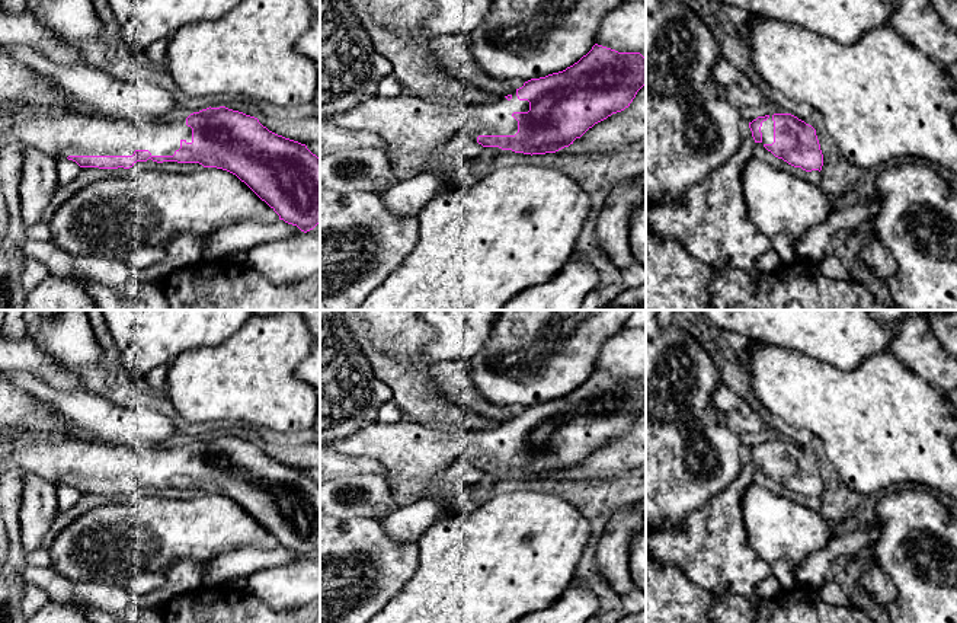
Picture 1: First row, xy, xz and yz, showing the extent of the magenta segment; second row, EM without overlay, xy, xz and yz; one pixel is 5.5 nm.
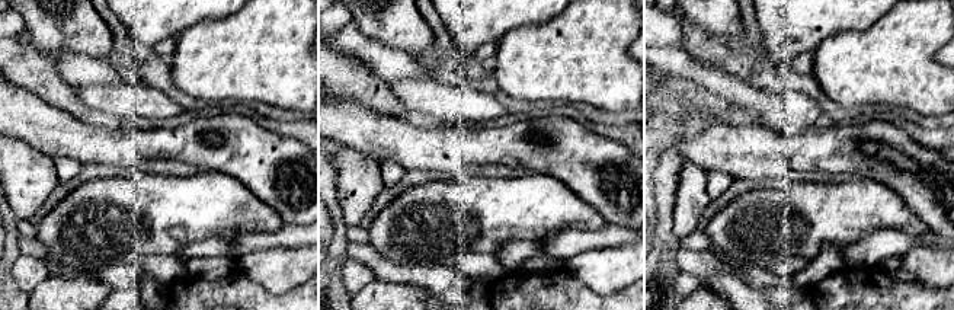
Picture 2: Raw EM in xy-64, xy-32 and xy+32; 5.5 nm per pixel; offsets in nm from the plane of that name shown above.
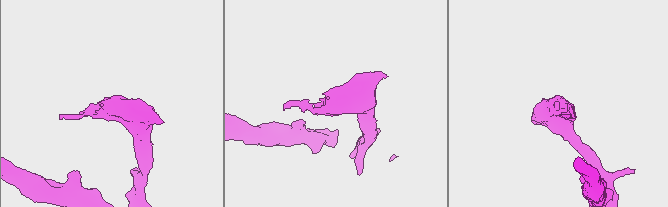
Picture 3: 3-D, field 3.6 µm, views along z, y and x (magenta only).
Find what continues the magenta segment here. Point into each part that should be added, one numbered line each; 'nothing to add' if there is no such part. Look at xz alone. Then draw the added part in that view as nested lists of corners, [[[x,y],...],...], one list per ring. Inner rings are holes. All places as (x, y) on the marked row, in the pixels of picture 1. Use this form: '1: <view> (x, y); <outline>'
1: xz (412, 127); [[[406,92],[393,98],[372,96],[346,112],[339,112],[324,119],[337,128],[352,131],[368,131],[380,135],[387,144],[387,156],[399,180],[409,179],[425,172],[425,162],[439,146],[449,143],[454,137],[470,132],[476,140],[478,135],[515,135],[518,121],[513,112],[528,112],[529,102],[519,100],[516,92],[512,99],[505,96],[486,105],[458,103],[439,105]]]

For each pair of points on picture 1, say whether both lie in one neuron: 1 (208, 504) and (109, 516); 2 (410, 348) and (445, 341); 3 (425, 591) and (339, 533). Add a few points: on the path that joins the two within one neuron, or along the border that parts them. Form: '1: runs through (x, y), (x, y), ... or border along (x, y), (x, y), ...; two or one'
1: runs through (183, 517), (134, 517); one
2: border along (428, 325), (432, 339), (425, 352), (432, 360); two
3: border along (419, 548), (419, 565), (415, 574), (386, 606); two

